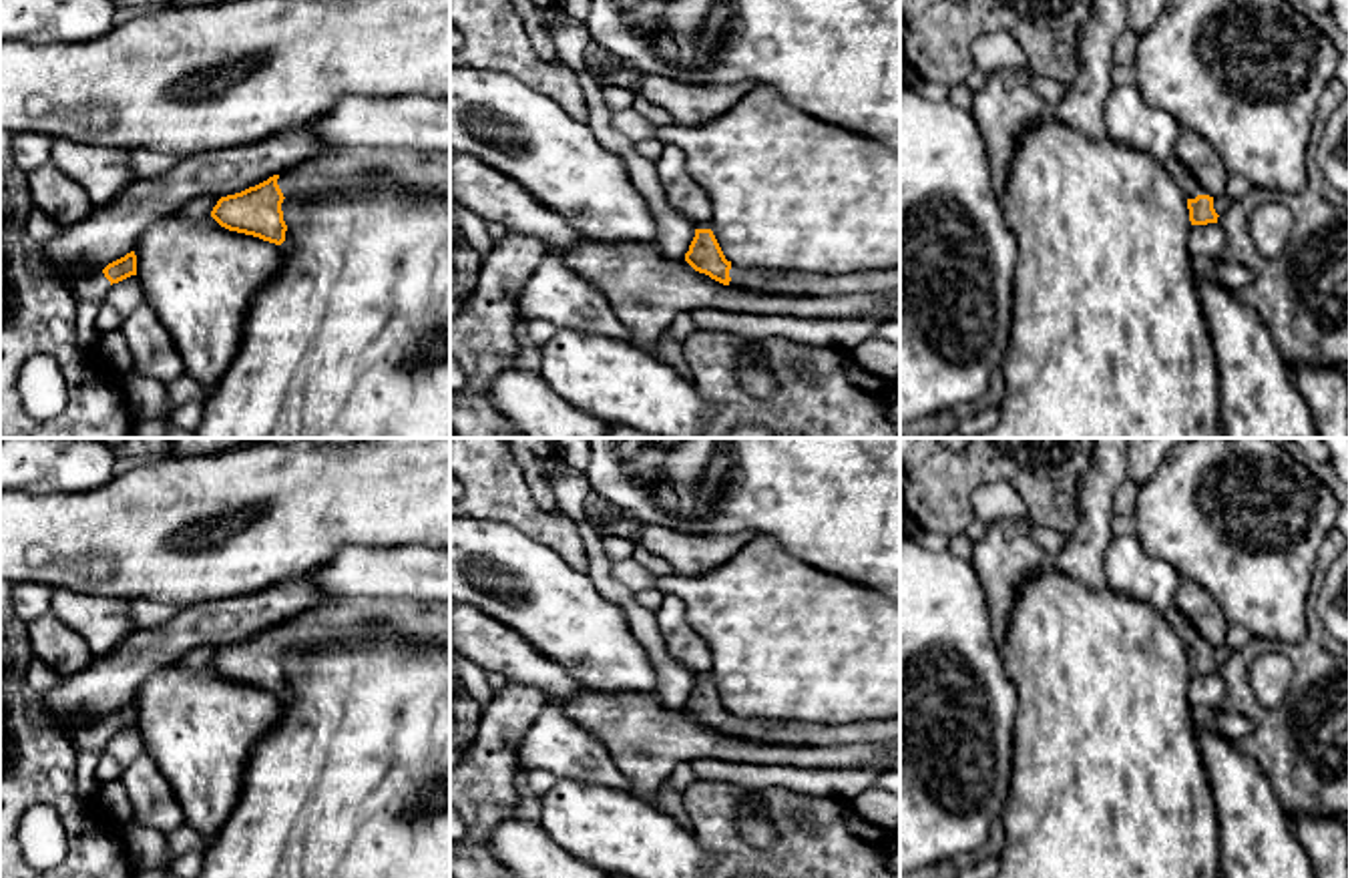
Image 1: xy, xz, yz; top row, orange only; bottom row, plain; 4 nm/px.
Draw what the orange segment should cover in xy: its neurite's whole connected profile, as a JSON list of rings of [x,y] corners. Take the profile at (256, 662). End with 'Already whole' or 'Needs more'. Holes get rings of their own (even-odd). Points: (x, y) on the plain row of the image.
[[[329,599],[281,625],[221,647],[211,667],[225,679],[281,695],[287,675],[281,653],[299,645],[348,641],[362,625],[390,623],[410,641],[432,641],[450,649],[450,599]]]. Needs more

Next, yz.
[[[1175,605],[1167,607],[1163,617],[1187,649],[1191,675],[1217,673],[1219,665],[1213,659],[1213,647],[1197,633],[1191,621]]]. Needs more

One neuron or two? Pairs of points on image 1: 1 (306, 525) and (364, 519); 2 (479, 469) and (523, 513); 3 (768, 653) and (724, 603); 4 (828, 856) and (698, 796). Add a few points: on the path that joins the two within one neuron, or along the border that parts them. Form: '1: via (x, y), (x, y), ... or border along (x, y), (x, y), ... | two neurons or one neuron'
1: via (320, 525), (340, 527), (350, 519) | one neuron
2: via (489, 479), (513, 503) | one neuron
3: via (762, 641), (736, 615) | one neuron
4: via (794, 856), (748, 856), (722, 830) | one neuron

